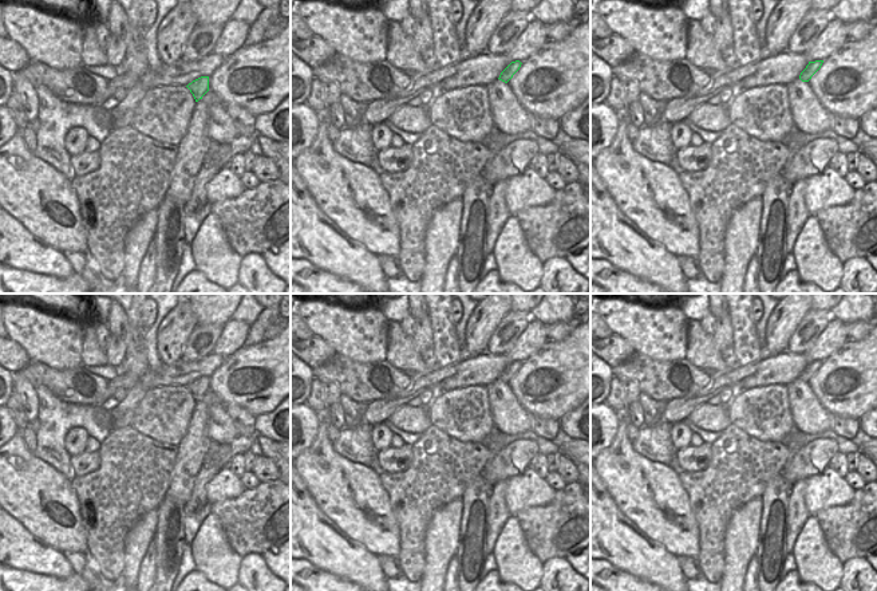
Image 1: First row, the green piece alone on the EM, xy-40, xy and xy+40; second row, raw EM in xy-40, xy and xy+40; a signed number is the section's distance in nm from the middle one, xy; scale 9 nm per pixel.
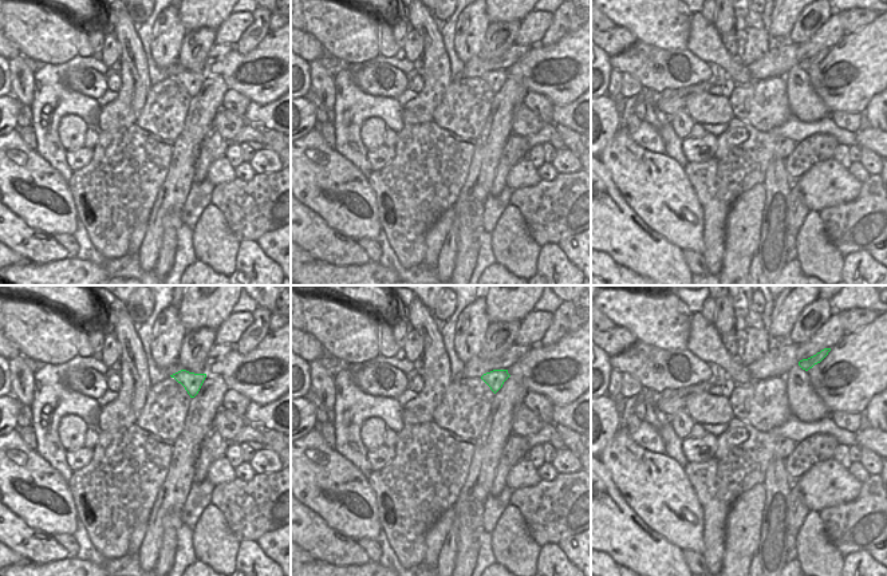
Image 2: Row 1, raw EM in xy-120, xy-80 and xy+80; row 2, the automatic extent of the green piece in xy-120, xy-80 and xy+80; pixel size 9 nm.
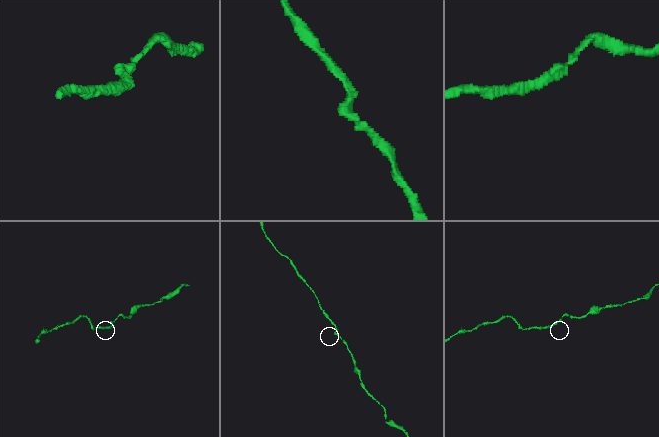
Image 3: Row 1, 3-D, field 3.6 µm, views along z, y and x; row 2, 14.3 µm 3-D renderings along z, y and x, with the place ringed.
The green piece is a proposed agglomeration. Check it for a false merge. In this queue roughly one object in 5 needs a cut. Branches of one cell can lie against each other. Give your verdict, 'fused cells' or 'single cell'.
single cell

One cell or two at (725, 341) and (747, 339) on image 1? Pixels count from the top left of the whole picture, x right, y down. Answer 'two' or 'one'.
two

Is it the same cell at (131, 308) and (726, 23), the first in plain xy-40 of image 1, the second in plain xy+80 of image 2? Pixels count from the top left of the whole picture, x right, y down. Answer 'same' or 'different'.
different

